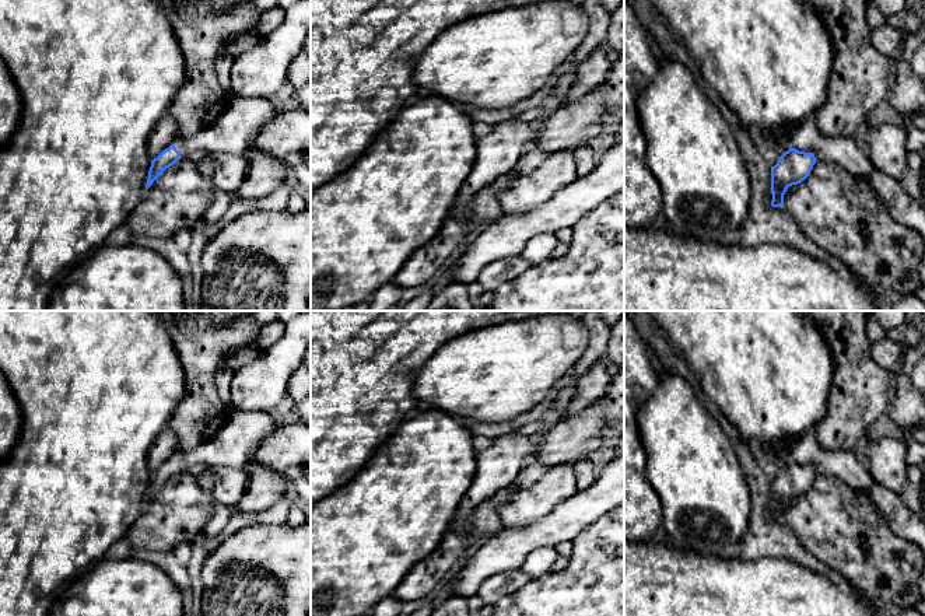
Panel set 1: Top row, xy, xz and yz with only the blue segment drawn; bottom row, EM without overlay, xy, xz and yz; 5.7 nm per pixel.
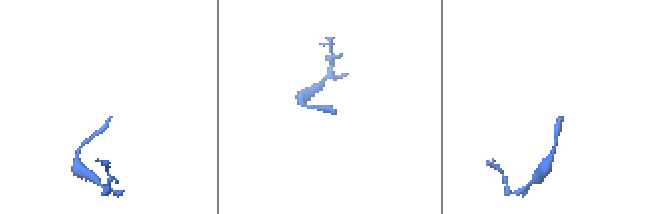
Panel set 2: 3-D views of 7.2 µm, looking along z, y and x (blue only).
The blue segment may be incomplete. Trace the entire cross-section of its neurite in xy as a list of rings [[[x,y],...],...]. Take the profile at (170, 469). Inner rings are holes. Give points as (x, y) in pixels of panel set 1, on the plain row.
[[[249,410],[228,414],[220,431],[192,451],[176,451],[151,475],[146,504],[171,479],[181,472],[199,476],[206,468],[231,466],[249,469],[250,459],[260,441],[278,424],[271,412]]]

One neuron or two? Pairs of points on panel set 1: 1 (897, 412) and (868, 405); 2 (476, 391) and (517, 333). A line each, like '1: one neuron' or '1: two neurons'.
1: two neurons
2: one neuron

